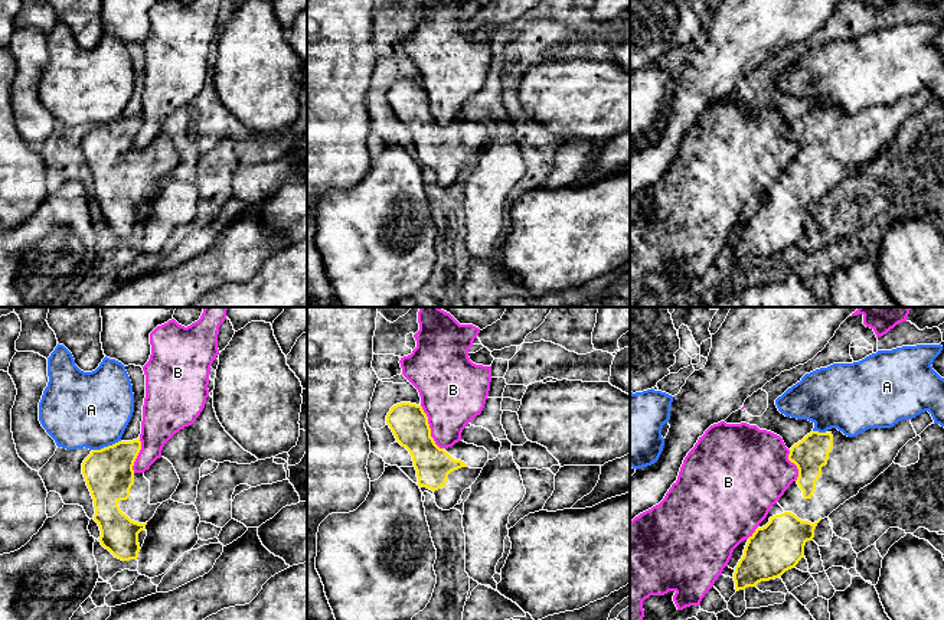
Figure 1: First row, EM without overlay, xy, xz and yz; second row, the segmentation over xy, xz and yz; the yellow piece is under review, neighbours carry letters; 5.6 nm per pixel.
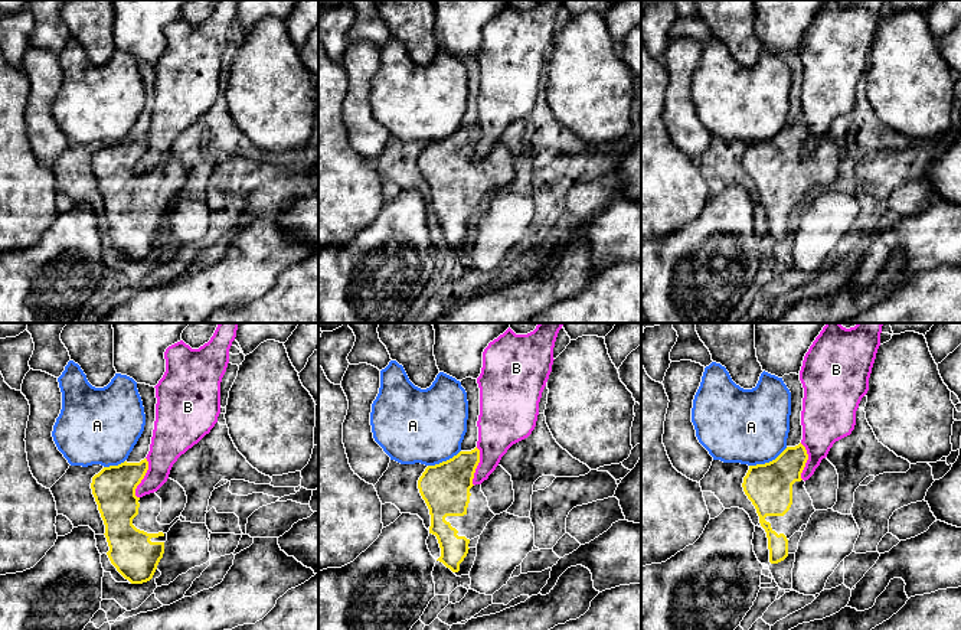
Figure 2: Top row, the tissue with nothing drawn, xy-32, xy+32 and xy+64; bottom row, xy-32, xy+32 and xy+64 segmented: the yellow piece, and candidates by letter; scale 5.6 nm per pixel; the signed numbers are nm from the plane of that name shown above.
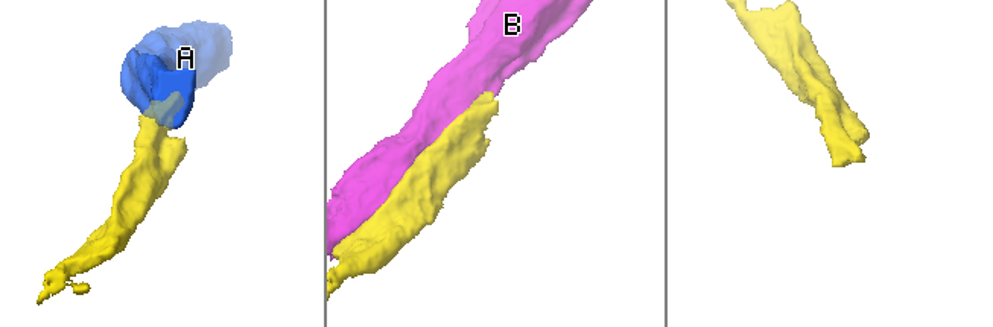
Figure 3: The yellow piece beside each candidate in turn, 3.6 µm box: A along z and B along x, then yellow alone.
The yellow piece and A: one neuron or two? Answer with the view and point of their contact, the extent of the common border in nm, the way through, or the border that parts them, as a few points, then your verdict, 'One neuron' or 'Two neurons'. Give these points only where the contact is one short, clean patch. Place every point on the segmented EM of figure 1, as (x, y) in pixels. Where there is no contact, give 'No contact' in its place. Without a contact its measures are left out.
Touches yellow at xy (105, 447). Shared border 170 nm. Boundary: xy (120, 440), (92, 450). Two neurons

